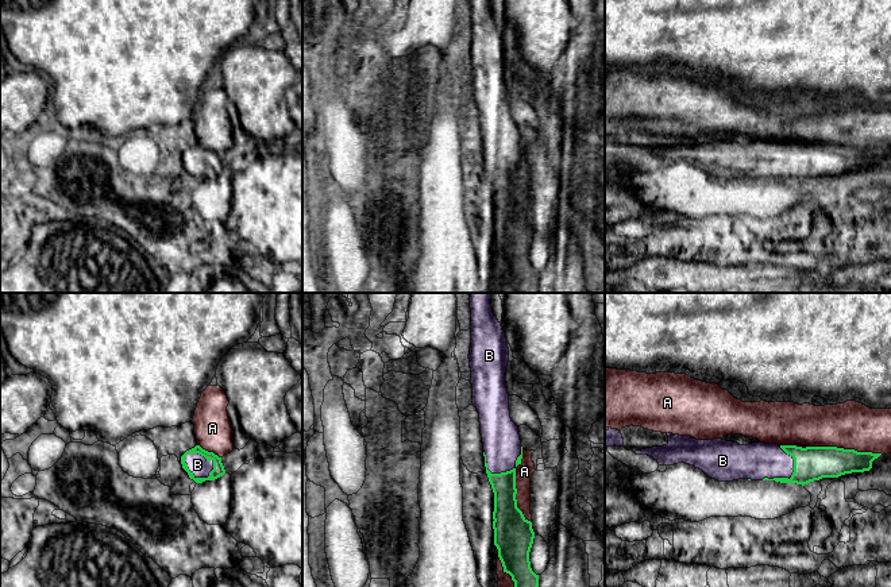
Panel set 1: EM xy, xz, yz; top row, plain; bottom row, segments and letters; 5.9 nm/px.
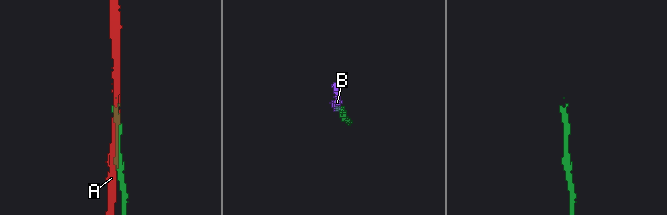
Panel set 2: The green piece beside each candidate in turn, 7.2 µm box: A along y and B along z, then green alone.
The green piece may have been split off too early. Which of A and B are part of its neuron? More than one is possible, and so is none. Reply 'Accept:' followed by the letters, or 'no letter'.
Accept: B

